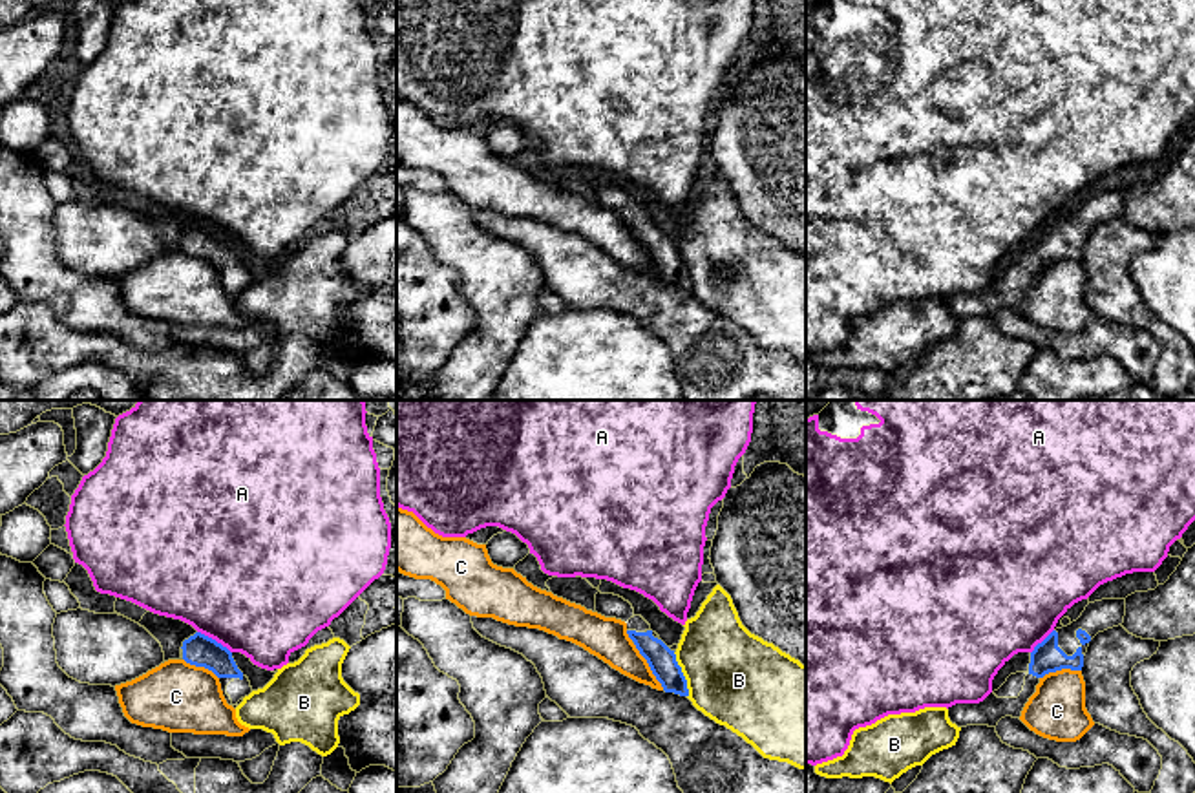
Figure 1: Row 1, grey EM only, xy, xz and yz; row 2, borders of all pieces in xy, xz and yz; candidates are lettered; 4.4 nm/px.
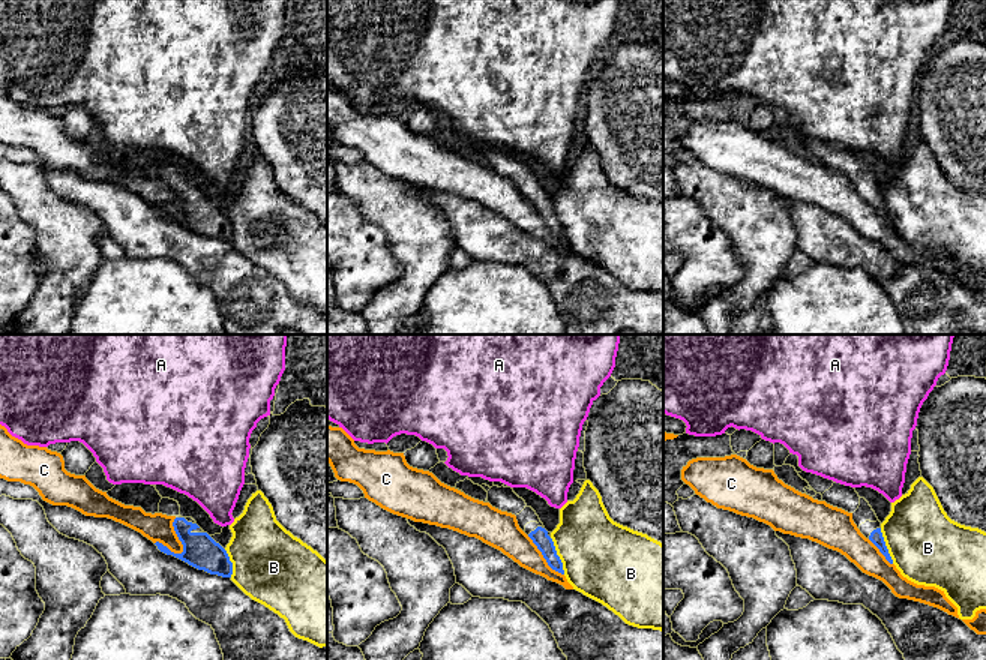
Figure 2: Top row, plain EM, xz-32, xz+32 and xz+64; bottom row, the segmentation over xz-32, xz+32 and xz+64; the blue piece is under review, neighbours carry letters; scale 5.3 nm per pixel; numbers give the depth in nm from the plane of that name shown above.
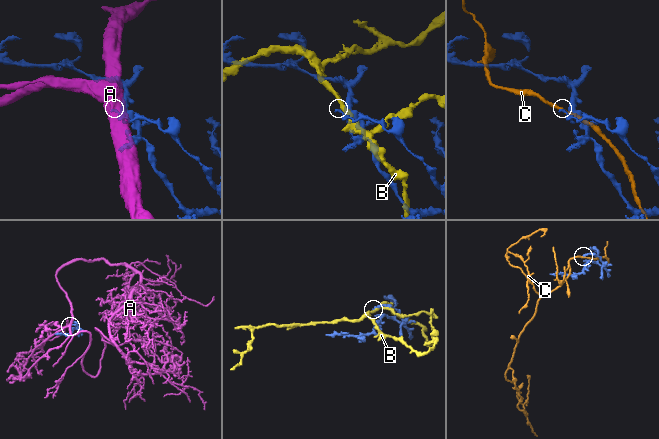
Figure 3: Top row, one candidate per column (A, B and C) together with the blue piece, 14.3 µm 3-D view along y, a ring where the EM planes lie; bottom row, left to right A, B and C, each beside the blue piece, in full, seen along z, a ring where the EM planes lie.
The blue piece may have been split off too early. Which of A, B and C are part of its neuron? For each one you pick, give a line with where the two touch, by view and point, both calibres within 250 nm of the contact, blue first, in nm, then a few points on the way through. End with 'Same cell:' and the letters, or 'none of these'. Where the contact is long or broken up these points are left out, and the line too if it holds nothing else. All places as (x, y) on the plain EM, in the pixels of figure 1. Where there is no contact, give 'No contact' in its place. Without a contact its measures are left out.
Same cell: none of these

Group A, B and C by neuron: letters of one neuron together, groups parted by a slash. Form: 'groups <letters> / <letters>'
groups A / B / C

